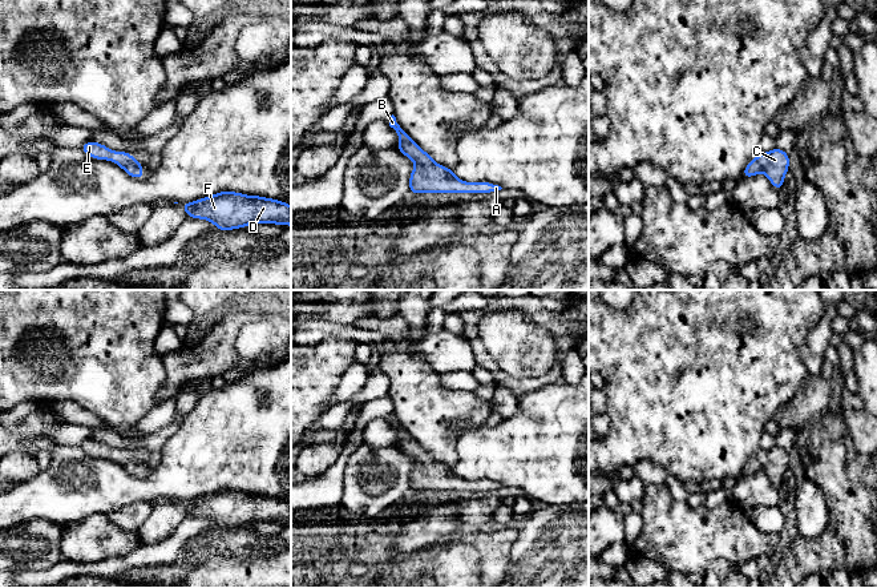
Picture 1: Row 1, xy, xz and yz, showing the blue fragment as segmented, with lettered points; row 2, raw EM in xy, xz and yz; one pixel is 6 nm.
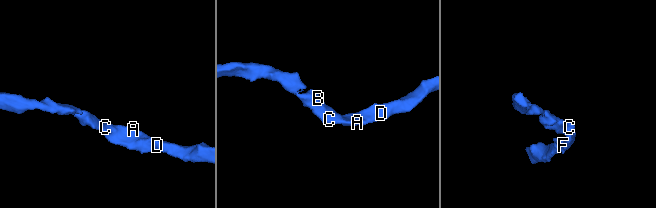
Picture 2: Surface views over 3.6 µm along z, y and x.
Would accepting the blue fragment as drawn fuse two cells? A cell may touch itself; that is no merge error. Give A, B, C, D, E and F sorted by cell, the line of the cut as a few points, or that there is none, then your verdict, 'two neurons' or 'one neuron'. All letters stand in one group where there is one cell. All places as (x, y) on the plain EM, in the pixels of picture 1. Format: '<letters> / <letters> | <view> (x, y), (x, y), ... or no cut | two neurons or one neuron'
A B C D E F | no cut | one neuron

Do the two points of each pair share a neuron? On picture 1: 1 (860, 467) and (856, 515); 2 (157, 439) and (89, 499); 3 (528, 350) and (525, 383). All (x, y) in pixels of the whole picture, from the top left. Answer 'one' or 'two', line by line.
1: two
2: two
3: two

